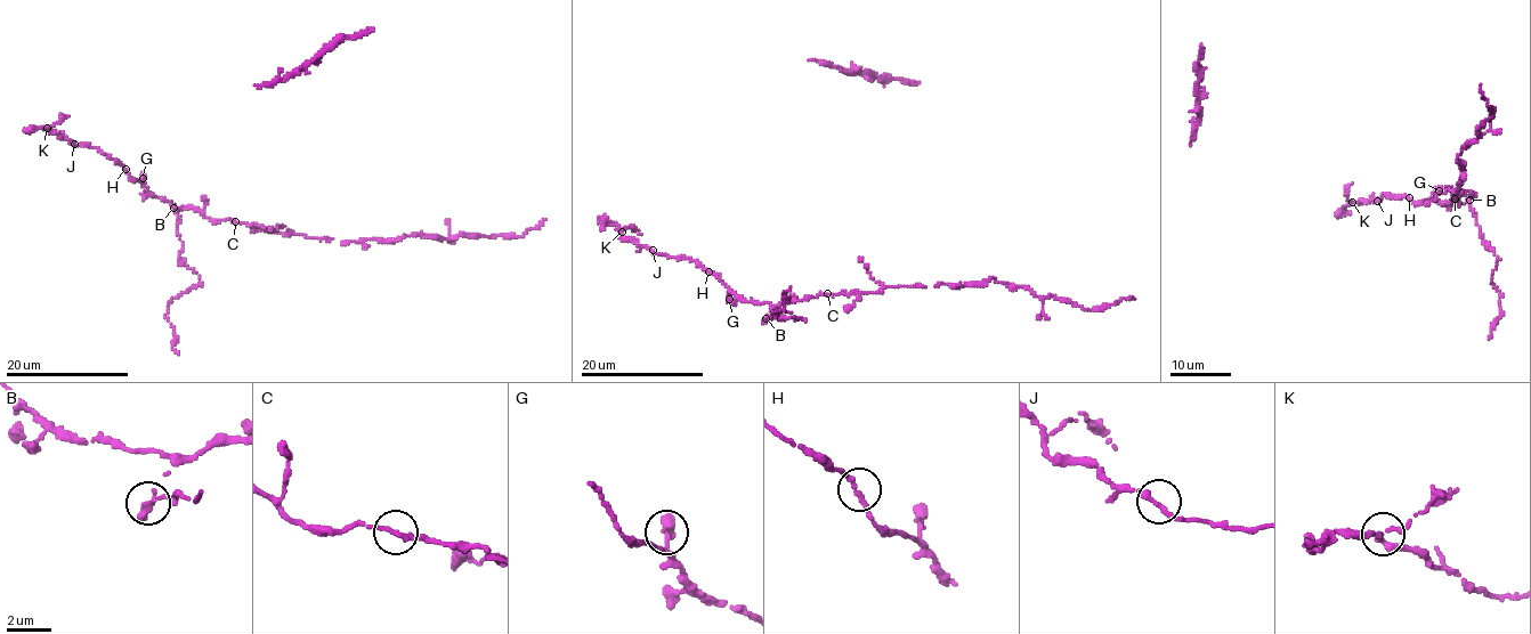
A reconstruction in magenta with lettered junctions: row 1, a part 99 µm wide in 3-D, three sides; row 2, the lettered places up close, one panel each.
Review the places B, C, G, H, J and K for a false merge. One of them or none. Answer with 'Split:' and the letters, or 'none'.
Split: B

